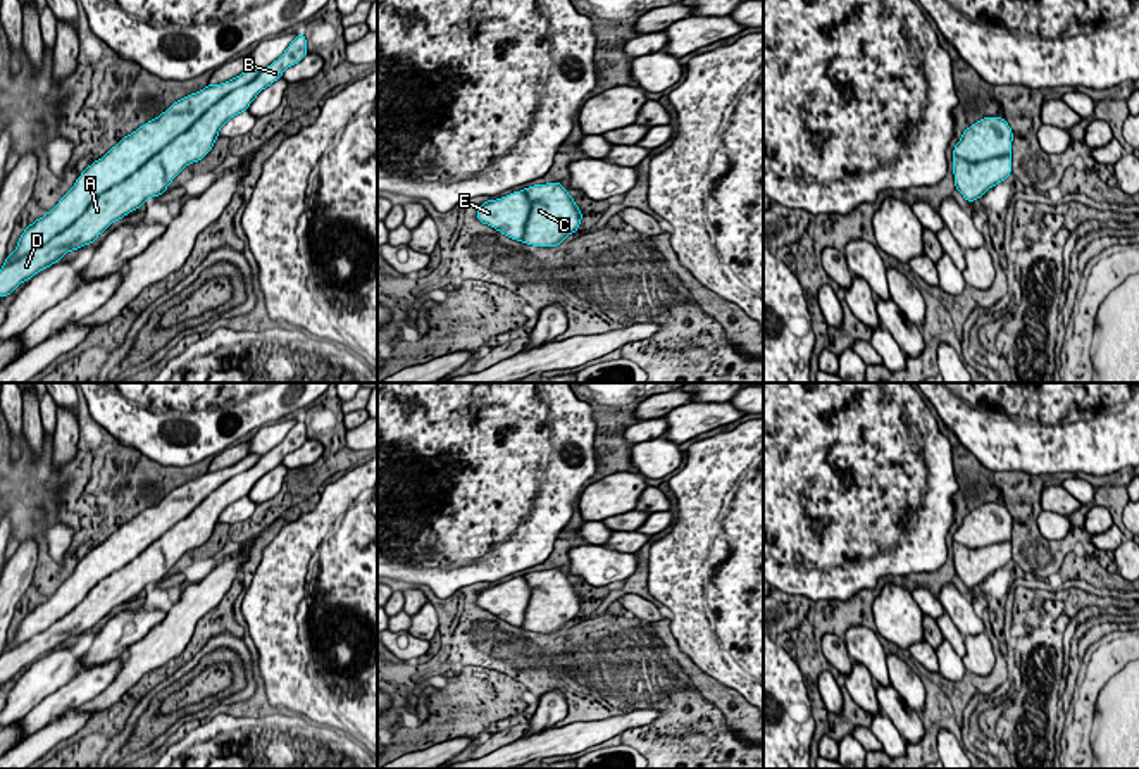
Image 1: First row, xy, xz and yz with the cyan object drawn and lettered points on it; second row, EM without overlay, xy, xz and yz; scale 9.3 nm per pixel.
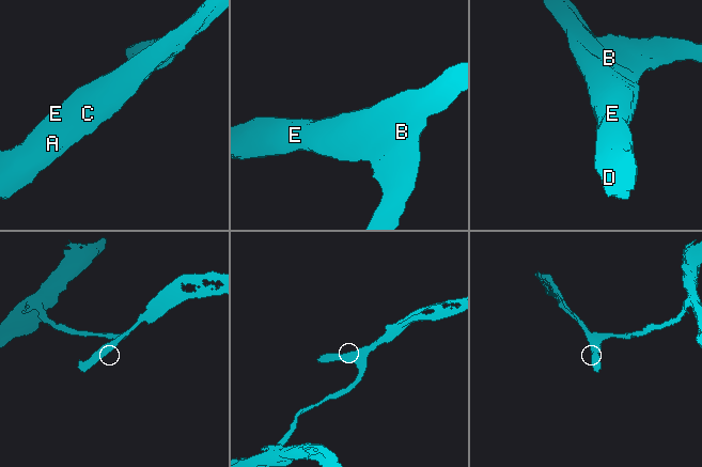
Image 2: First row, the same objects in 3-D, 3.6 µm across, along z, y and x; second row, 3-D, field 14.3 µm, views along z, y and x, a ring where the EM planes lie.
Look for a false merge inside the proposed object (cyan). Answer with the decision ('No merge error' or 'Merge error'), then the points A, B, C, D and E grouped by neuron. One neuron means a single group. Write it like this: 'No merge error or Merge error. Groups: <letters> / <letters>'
No merge error. Groups: A B C D E

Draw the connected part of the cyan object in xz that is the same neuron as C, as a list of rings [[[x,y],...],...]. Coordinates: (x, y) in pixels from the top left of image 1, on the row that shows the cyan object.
[[[555,181],[482,202],[476,217],[526,245],[557,247],[577,231],[582,212],[569,191]]]

